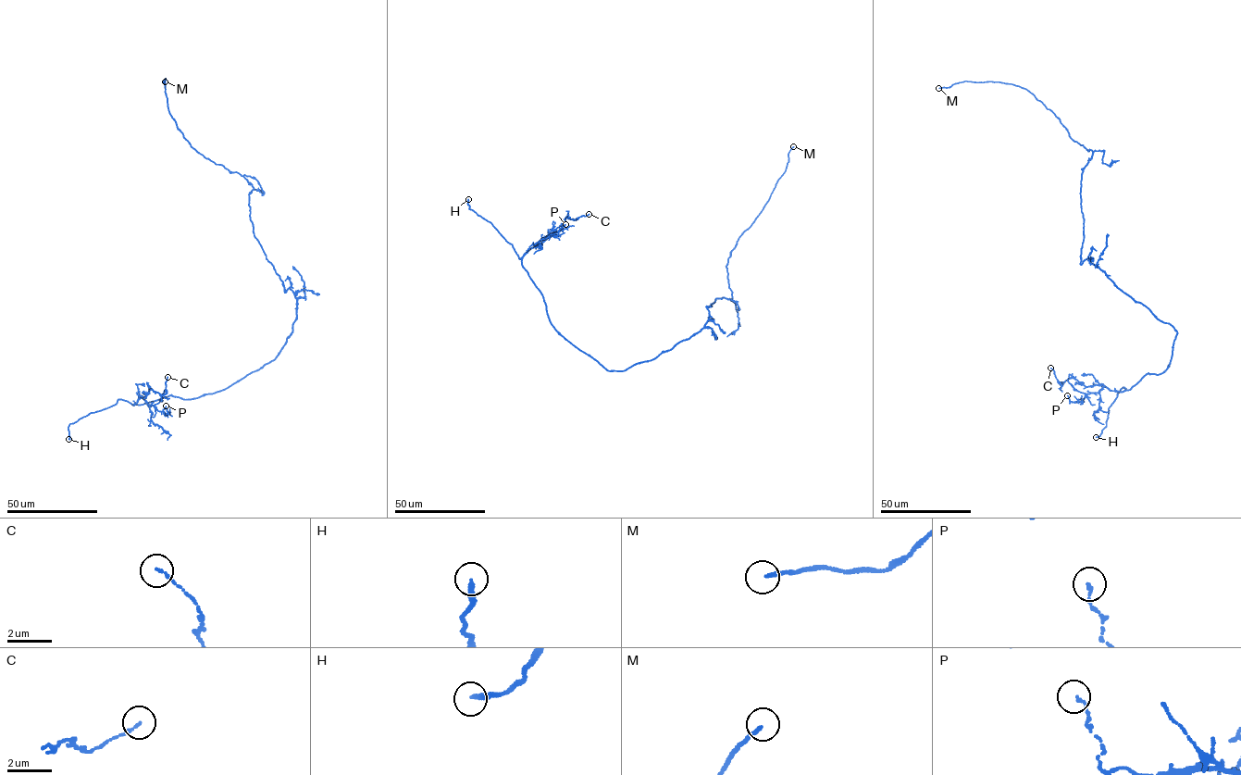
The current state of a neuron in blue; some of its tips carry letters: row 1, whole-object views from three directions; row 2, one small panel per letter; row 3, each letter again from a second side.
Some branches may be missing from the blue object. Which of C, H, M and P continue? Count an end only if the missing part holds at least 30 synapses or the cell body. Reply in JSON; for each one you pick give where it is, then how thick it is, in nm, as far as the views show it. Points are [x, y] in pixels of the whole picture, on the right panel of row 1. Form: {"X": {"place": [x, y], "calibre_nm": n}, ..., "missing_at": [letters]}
{"M": {"place": [938, 88], "calibre_nm": 150}, "missing_at": ["M"]}

